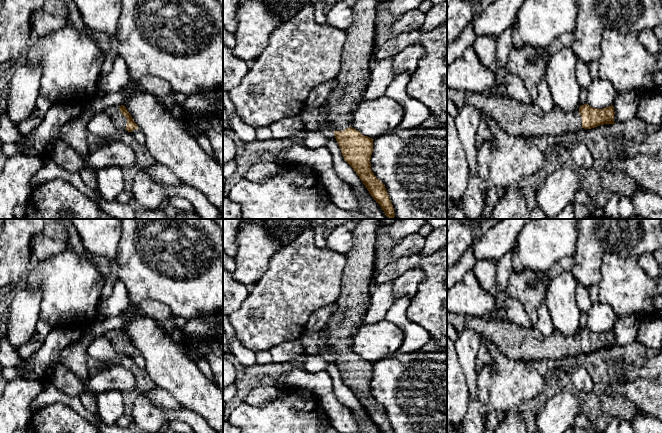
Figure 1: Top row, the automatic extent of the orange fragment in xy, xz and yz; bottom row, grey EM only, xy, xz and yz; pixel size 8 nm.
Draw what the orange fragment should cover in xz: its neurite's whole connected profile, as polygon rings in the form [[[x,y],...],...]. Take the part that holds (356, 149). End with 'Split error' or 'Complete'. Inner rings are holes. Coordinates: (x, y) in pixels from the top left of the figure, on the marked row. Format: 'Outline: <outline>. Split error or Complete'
Outline: [[[356,0],[356,4],[351,7],[353,12],[353,21],[351,25],[345,30],[346,41],[343,46],[341,55],[341,69],[337,77],[337,85],[330,93],[327,106],[330,124],[332,125],[336,141],[341,149],[342,156],[345,161],[353,168],[359,176],[370,195],[380,205],[388,219],[394,219],[394,208],[385,188],[385,185],[376,178],[371,170],[371,155],[373,151],[373,140],[368,136],[362,135],[358,130],[351,126],[350,113],[357,107],[358,103],[365,99],[365,91],[369,84],[372,67],[372,57],[374,55],[374,42],[375,42],[375,19],[377,14],[377,6],[381,0]]]. Split error

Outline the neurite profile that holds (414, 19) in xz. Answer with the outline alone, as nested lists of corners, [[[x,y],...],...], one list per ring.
[[[414,9],[402,15],[391,28],[391,36],[397,36],[412,30],[423,27],[425,21],[425,13],[419,9]]]

